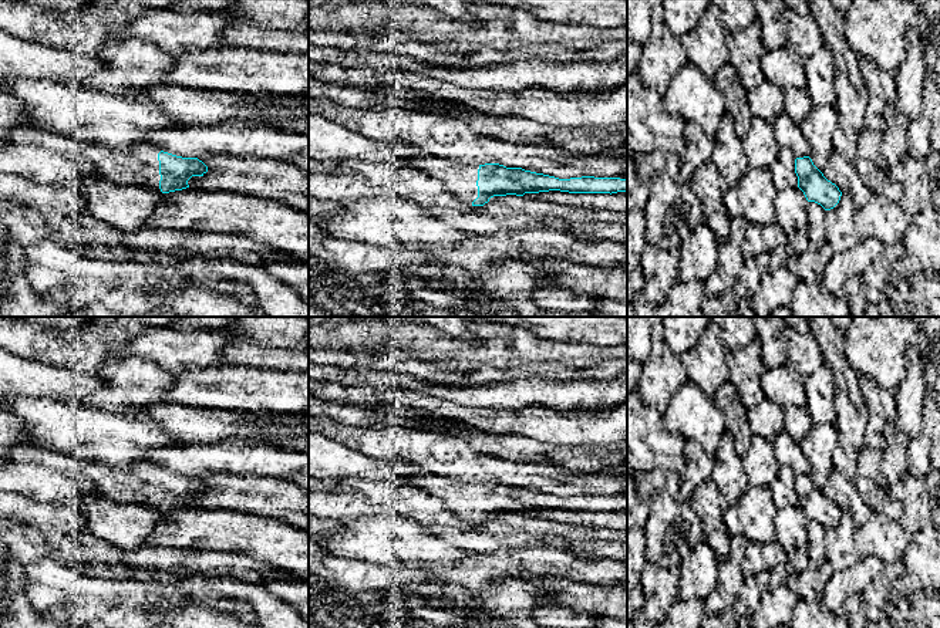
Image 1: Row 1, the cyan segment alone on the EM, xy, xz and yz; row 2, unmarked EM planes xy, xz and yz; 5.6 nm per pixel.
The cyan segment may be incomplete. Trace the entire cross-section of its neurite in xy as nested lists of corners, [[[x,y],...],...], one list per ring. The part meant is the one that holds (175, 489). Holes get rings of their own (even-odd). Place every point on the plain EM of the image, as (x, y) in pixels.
[[[149,462],[124,469],[80,465],[94,484],[94,496],[114,503],[142,504],[169,511],[189,506],[192,494],[203,494],[208,484],[198,476],[182,476],[164,470]]]

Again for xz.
[[[429,473],[408,477],[407,483],[427,492],[431,497],[437,497],[447,510],[472,524],[484,524],[493,514],[523,514],[525,511],[549,509],[610,513],[627,510],[627,499],[620,496],[559,497],[522,486],[506,486],[499,482],[465,483]]]

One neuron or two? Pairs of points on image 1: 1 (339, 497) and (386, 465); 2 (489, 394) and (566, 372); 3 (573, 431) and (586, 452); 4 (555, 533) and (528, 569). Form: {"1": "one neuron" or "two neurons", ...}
{"1": "two neurons", "2": "two neurons", "3": "two neurons", "4": "two neurons"}

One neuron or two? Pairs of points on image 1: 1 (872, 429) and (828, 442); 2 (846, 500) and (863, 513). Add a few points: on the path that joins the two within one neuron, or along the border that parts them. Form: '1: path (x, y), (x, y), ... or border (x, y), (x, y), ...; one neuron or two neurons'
1: border (832, 425), (838, 436), (838, 445); two neurons
2: path (851, 500), (859, 509); one neuron

